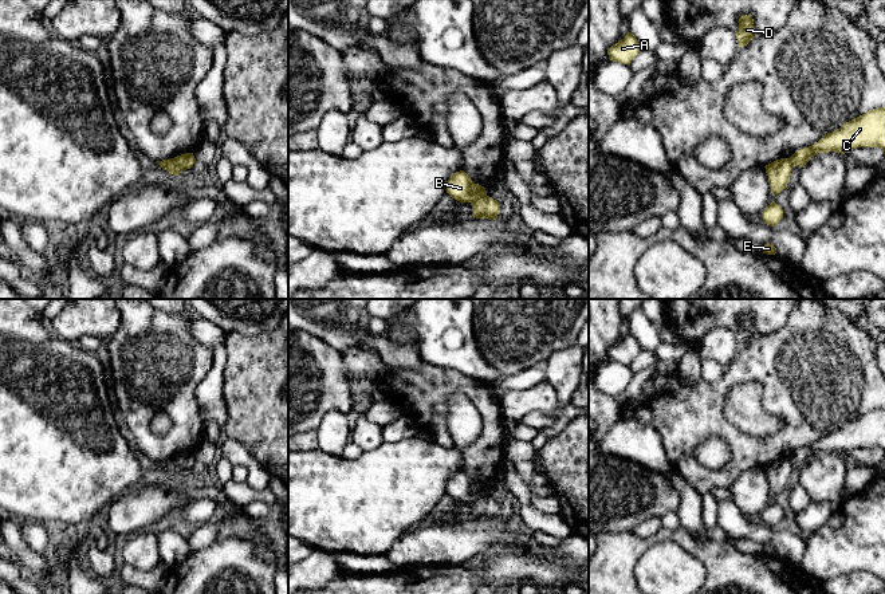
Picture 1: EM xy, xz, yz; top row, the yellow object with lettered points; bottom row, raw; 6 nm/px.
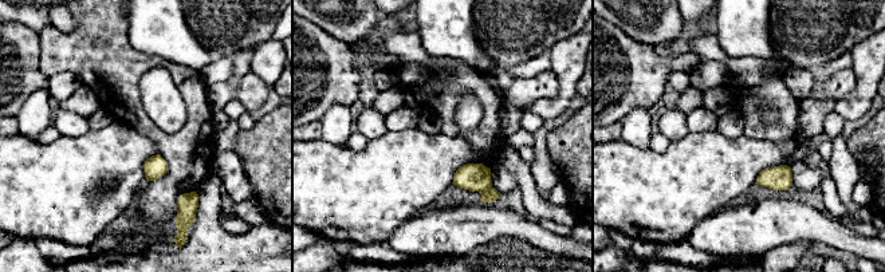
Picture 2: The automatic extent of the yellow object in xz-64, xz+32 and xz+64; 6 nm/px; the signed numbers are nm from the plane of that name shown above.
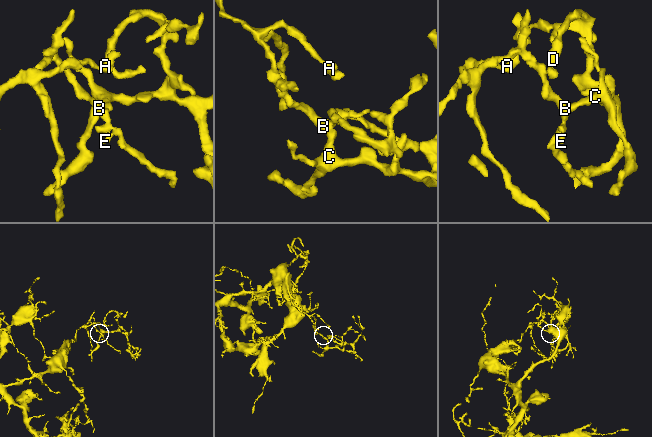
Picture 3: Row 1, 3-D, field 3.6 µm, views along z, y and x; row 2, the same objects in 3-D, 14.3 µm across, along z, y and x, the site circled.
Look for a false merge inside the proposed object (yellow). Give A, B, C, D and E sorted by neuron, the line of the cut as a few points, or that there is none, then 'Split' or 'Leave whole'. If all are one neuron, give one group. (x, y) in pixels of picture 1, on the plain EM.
Groups: A B E / C D. Split along xz (486, 495), (471, 503). Split

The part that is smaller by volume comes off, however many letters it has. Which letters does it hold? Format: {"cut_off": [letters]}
{"cut_off": ["C", "D"]}

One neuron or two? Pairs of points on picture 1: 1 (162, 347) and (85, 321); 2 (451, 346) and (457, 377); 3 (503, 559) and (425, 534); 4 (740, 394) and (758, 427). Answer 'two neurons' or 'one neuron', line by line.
1: two neurons
2: two neurons
3: two neurons
4: one neuron

